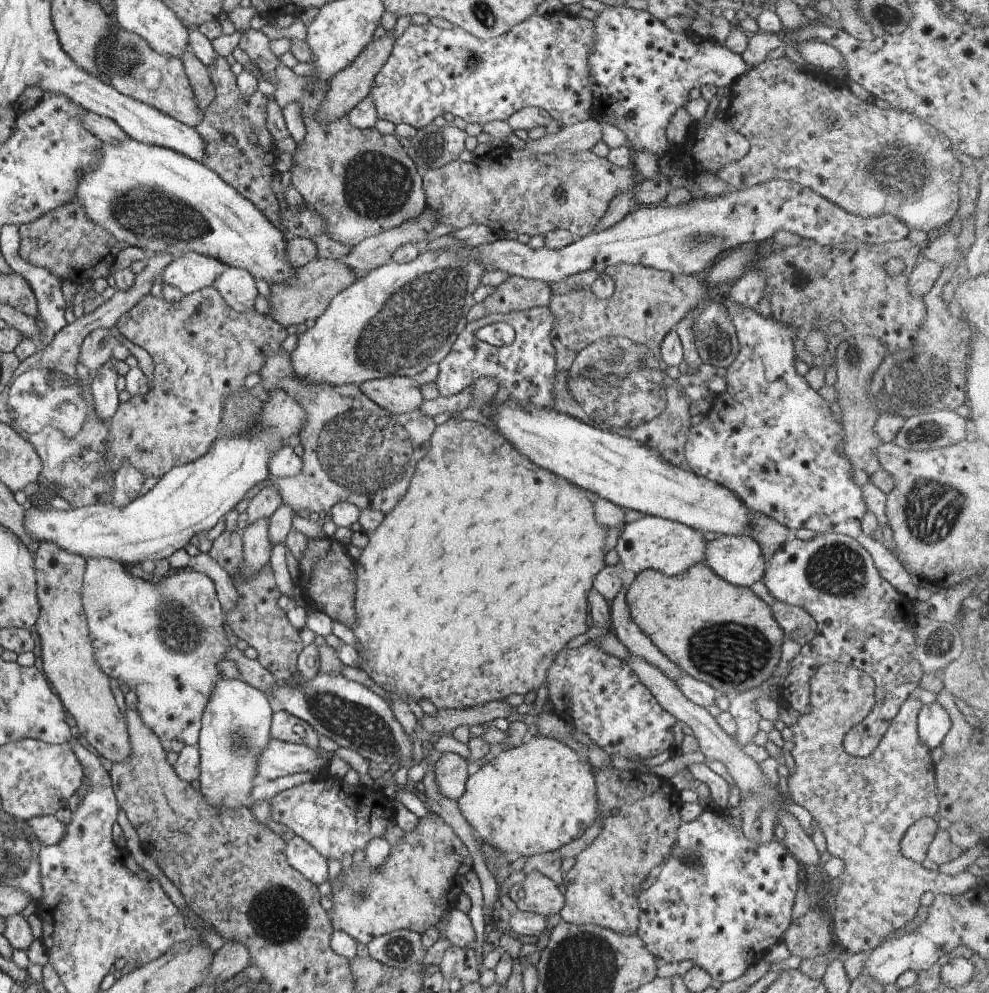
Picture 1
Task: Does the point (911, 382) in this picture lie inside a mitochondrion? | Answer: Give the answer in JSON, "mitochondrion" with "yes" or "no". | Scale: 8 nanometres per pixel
{"mitochondrion":"yes"}

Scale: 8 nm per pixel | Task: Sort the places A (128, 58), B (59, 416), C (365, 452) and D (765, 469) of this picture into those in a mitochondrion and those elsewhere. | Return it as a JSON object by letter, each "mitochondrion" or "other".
{"A":"mitochondrion","B":"mitochondrion","C":"mitochondrion","D":"other"}

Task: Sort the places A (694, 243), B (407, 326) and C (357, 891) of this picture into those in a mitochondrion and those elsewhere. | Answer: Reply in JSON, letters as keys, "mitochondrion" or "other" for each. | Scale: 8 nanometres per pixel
{"A":"mitochondrion","B":"mitochondrion","C":"mitochondrion"}

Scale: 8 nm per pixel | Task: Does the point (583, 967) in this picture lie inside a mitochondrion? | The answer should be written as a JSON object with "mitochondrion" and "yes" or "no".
{"mitochondrion":"yes"}

